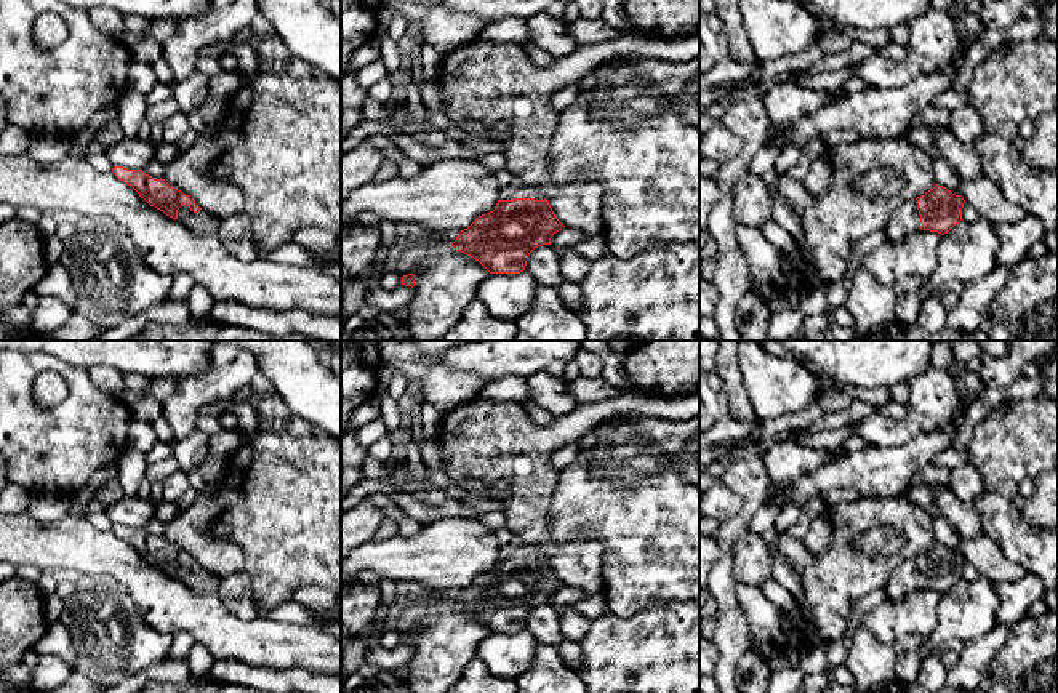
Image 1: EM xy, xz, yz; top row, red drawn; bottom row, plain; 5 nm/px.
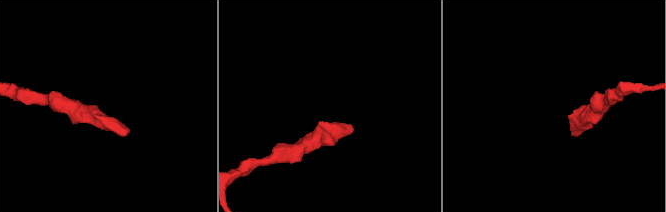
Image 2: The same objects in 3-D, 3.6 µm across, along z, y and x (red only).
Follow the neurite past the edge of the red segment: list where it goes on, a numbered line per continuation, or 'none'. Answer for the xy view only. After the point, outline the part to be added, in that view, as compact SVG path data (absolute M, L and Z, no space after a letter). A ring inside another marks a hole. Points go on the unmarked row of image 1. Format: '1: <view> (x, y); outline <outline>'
1: xy (202, 581); outline M182 563L178 568L178 579L187 584L197 592L216 592L219 586L219 578L203 568L194 571L189 565Z

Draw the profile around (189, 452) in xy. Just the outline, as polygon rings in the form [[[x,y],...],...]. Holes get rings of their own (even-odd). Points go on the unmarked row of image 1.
[[[195,431],[182,440],[174,440],[173,456],[184,474],[202,466],[203,459],[210,455],[208,440],[210,435],[200,431]]]

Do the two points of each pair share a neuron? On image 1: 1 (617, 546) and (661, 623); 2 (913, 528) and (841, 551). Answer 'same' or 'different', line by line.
1: different
2: same

